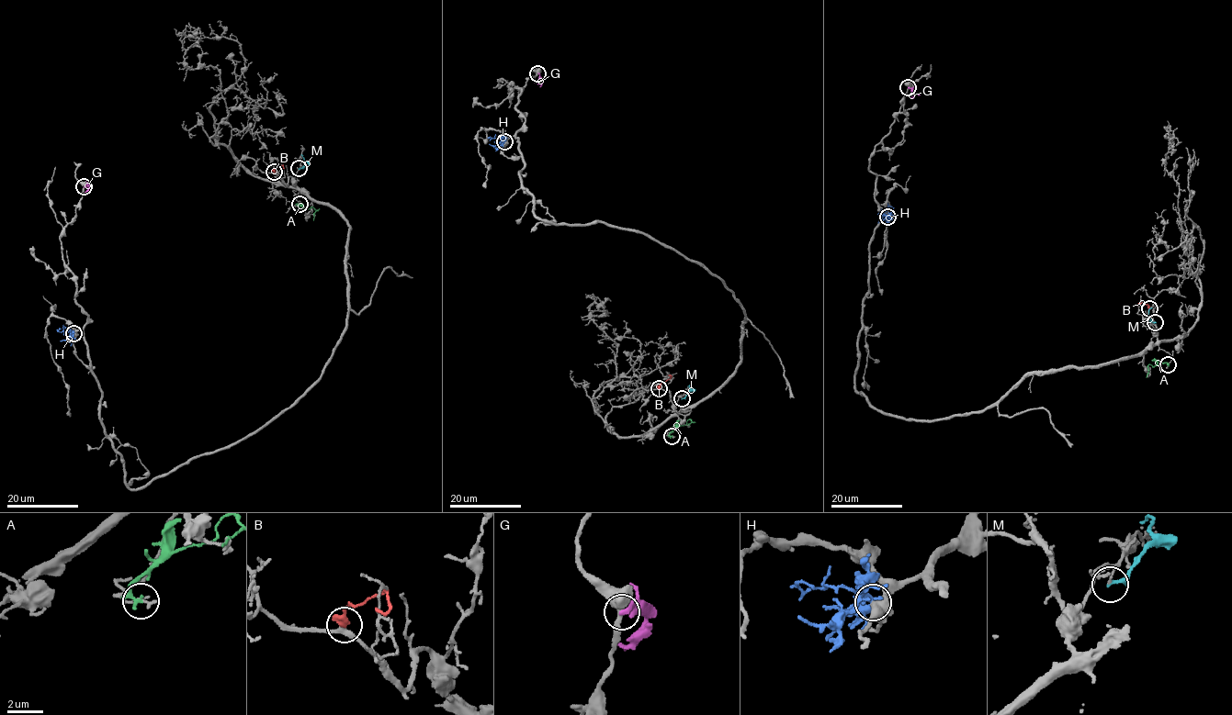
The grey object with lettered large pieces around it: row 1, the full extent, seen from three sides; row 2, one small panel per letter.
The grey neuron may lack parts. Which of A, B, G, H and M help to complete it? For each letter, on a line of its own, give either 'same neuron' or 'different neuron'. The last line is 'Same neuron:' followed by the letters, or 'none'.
A: different neuron
B: different neuron
G: different neuron
H: different neuron
M: different neuron
Same neuron: none

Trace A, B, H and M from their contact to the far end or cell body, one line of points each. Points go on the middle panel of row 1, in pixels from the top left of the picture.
A: (672, 436), (670, 433), (689, 419), (691, 422), (688, 425)
B: (659, 388), (671, 377), (669, 375)
H: (503, 140), (490, 138), (489, 140)
M: (682, 398), (690, 391), (690, 386), (687, 386)

